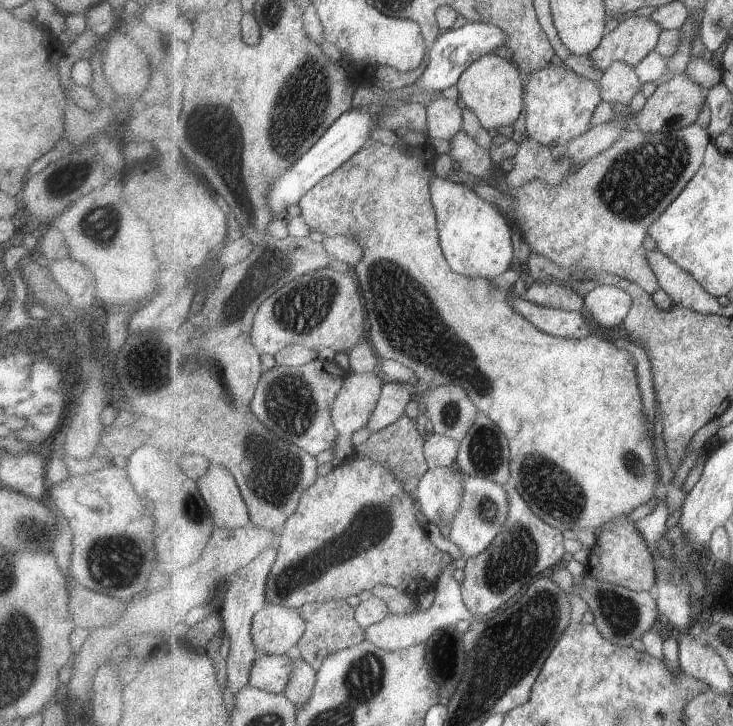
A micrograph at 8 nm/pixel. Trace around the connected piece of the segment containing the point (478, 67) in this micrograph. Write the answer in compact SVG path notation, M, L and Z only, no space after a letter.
M495 53L488 54L469 66L457 82L459 100L463 106L474 112L486 130L496 131L501 126L511 126L521 118L523 107L525 108L525 86L523 87L522 78L523 74L513 62Z

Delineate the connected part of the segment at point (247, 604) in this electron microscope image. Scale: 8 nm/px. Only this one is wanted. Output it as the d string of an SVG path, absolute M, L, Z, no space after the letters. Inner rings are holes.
M265 548L257 558L250 561L249 566L244 566L241 570L238 570L225 586L221 619L226 633L231 636L230 650L226 658L226 676L228 688L235 695L245 685L249 685L253 664L255 664L257 658L261 658L261 652L253 642L253 618L268 603L266 595L268 578L277 555L278 552L275 552L273 548Z

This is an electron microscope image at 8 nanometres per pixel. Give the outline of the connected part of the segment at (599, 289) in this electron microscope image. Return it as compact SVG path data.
M598 284L584 298L584 316L601 327L619 327L629 316L633 296L624 288Z

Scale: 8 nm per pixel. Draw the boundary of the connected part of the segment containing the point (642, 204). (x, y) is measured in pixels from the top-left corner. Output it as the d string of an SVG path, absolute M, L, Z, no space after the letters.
M693 123L684 129L670 133L641 132L641 130L629 130L611 146L590 158L584 165L569 174L565 182L557 186L549 186L531 180L521 188L509 186L506 180L497 180L493 174L493 158L488 148L479 146L475 140L465 131L459 131L450 141L450 156L460 164L461 170L469 172L475 178L483 178L487 184L499 188L501 192L509 194L515 200L515 208L509 210L506 215L509 222L521 232L530 252L544 256L559 266L561 273L569 270L576 275L584 275L589 270L594 271L596 277L602 273L619 276L642 286L649 294L661 289L657 283L657 276L653 274L649 262L647 262L647 251L643 242L649 235L649 228L669 208L673 201L684 192L689 182L695 175L703 162L709 143L712 141L708 128Z

